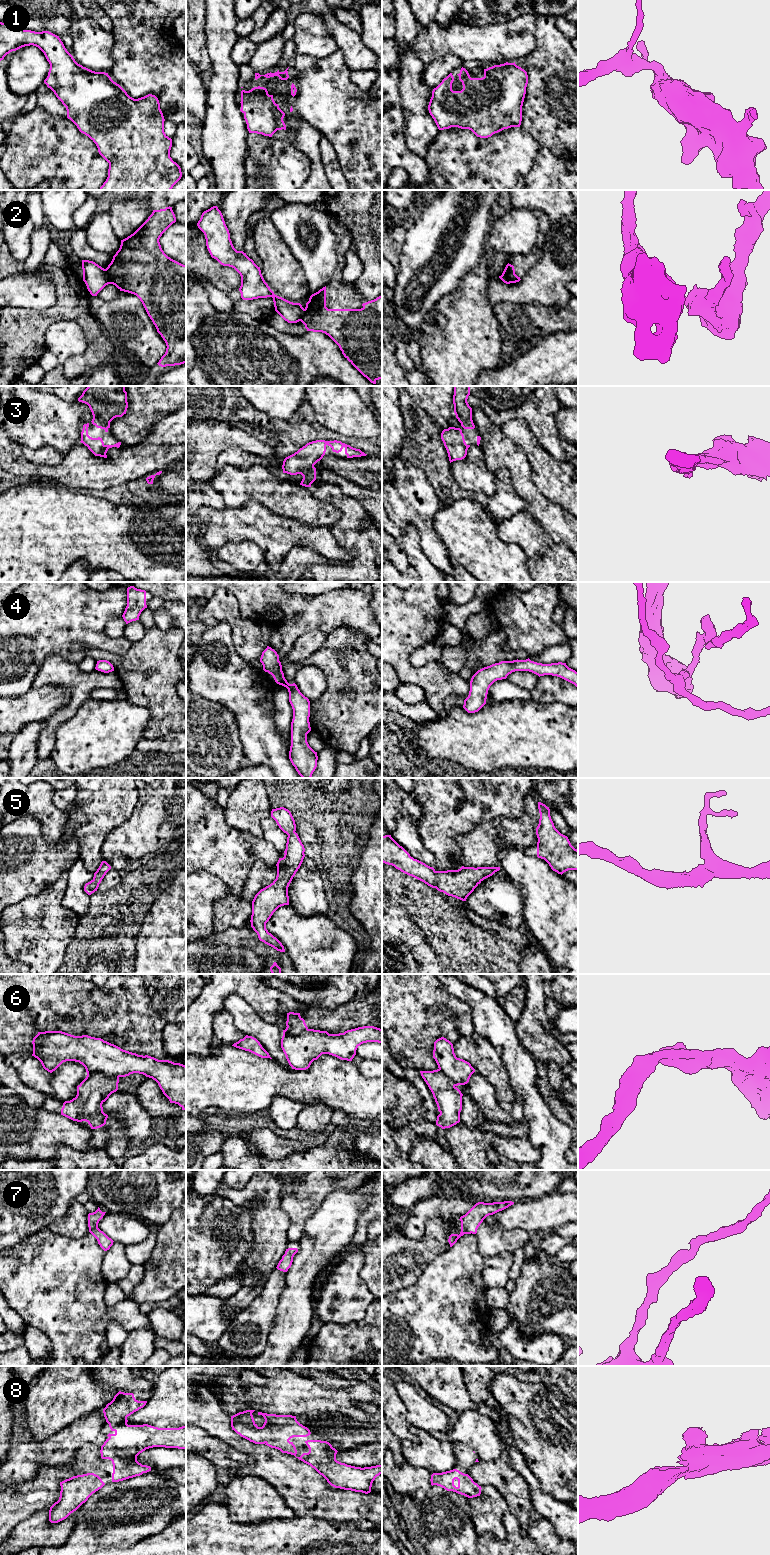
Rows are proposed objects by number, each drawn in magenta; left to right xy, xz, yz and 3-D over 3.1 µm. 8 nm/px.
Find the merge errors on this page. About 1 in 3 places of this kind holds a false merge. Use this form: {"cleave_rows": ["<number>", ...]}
{"cleave_rows": ["2", "6"]}

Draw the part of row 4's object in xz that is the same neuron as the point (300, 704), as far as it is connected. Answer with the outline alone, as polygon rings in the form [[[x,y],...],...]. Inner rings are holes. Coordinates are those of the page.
[[[267,646],[262,652],[260,662],[263,665],[263,670],[271,674],[277,684],[288,689],[289,702],[293,709],[289,759],[302,778],[311,778],[317,767],[318,756],[307,742],[307,734],[311,731],[310,701],[300,692],[295,683],[287,682],[279,655],[274,649]]]

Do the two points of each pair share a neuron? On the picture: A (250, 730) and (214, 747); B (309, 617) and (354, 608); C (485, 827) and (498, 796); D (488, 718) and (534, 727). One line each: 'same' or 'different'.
A: different
B: same
C: different
D: same

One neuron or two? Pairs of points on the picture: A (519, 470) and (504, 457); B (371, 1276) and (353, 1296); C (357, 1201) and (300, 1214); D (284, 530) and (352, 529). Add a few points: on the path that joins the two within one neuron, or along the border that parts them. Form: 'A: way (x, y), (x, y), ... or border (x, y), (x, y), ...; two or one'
A: way (515, 466), (508, 459); one
B: border (363, 1260), (360, 1278), (371, 1293); two
C: border (331, 1191), (306, 1222), (304, 1230); two
D: border (329, 529), (343, 548); two

